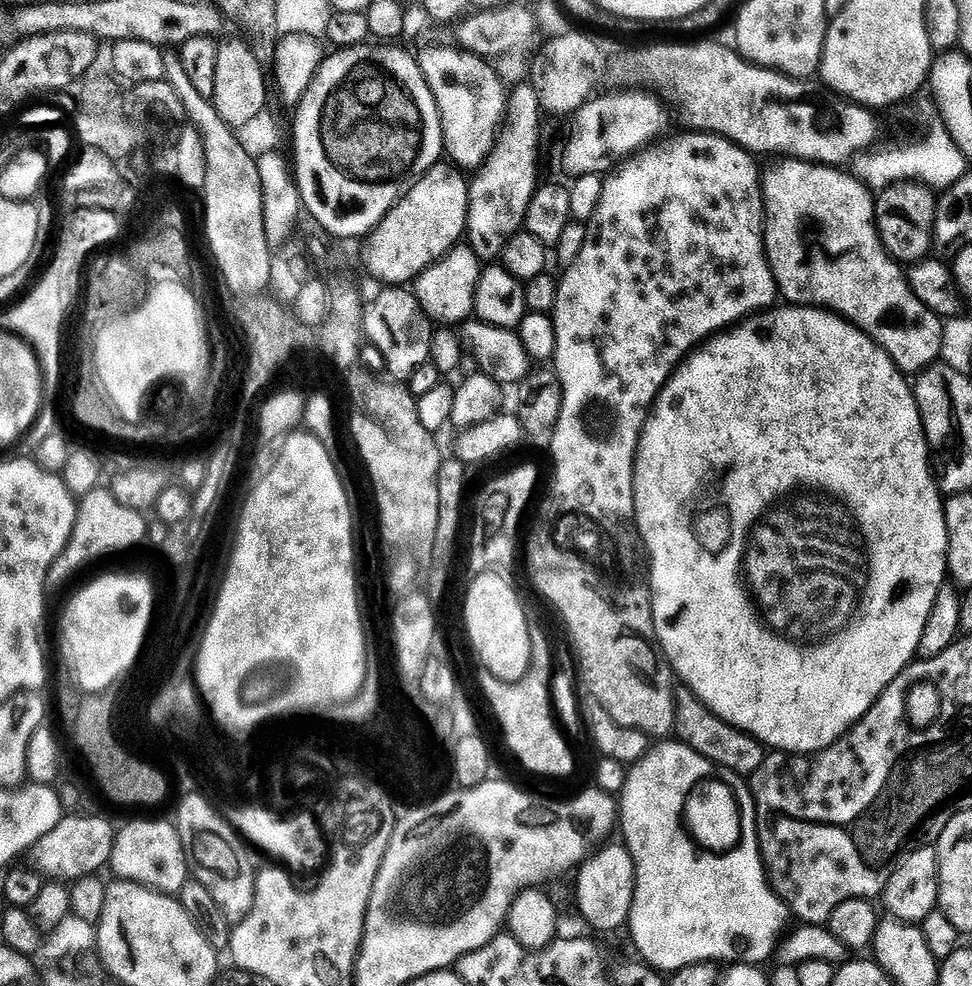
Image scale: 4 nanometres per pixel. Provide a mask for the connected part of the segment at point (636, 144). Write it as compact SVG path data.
M632 91L636 92L604 96L601 100L589 99L575 112L573 120L576 121L572 124L568 145L564 148L564 168L570 175L576 176L579 172L607 173L613 167L612 159L623 161L629 154L653 143L661 135L661 101L647 91Z

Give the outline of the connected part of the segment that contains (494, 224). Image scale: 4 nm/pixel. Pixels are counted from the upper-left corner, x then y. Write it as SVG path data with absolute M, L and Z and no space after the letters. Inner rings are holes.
M530 82L516 84L511 92L506 100L505 126L491 154L477 169L476 178L472 178L469 185L466 236L470 238L469 247L475 250L476 256L484 264L495 263L503 255L507 239L523 227L526 210L538 187L536 162L542 101L535 85Z

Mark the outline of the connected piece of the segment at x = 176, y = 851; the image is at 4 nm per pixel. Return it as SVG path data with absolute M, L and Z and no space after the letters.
M136 820L133 824L128 824L124 829L115 833L112 842L112 858L110 861L111 871L116 871L115 874L119 879L129 880L131 884L141 884L143 888L152 888L156 892L163 892L165 896L176 896L181 890L184 883L190 878L190 869L188 867L188 855L184 853L184 847L182 846L182 838L176 832L175 823L169 822L168 824L164 820Z

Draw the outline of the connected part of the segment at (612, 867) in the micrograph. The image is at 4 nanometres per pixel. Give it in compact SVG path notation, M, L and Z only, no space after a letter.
M623 843L611 844L589 855L588 859L580 865L578 875L575 877L577 878L576 904L580 907L585 922L600 932L616 932L620 927L623 929L627 925L629 914L632 913L634 902L636 871L632 855L628 853Z

